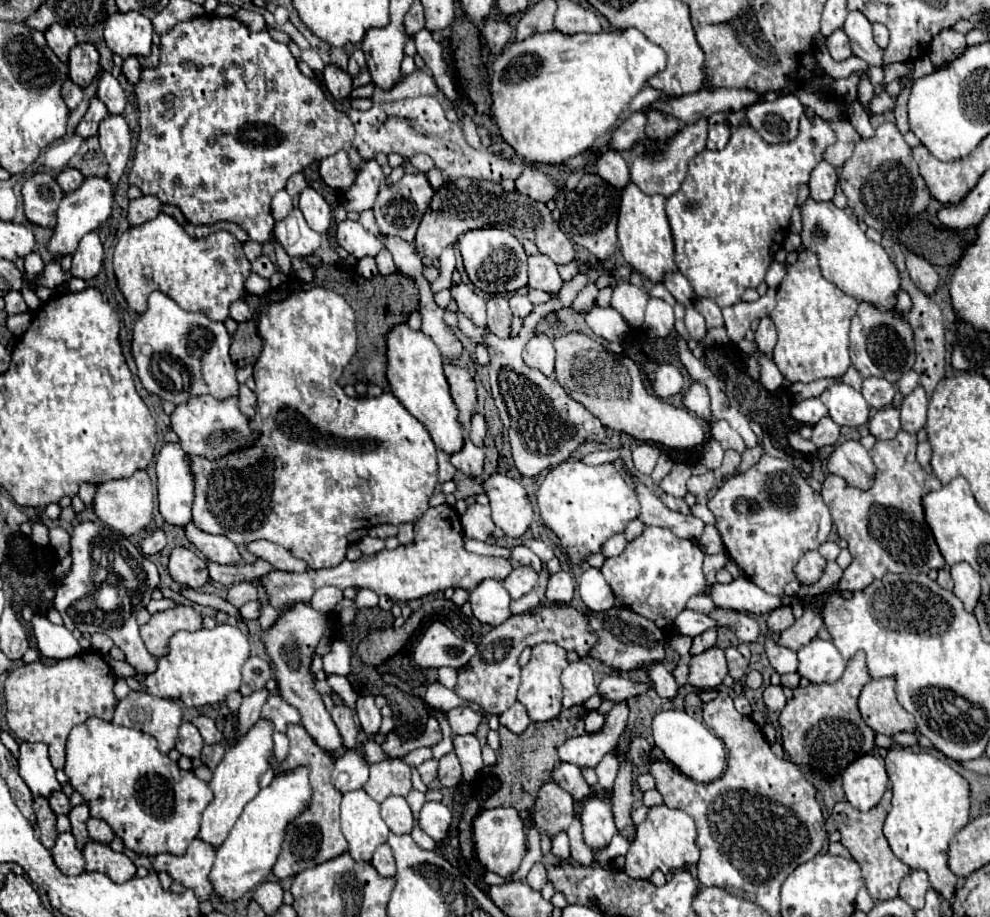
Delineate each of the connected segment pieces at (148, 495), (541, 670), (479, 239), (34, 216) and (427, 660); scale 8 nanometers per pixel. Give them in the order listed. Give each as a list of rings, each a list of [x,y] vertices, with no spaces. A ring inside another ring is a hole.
[[[135,471],[129,479],[111,479],[97,485],[93,509],[105,525],[127,537],[143,531],[153,521],[153,487],[147,471]]]
[[[541,643],[533,647],[531,661],[521,669],[521,685],[517,699],[525,705],[531,721],[555,719],[561,711],[561,671],[567,667],[567,651],[555,643]]]
[[[497,227],[467,231],[459,239],[459,249],[463,265],[475,287],[487,293],[513,293],[527,285],[527,255],[523,245],[509,231]]]
[[[37,173],[23,185],[23,207],[31,223],[39,227],[55,227],[57,205],[63,199],[63,191],[55,177],[47,173]]]
[[[435,621],[415,647],[415,663],[425,669],[453,667],[459,669],[475,655],[477,645],[457,637],[445,623]]]

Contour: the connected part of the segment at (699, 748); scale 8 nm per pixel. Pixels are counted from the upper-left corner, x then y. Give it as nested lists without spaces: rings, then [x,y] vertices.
[[[661,711],[653,719],[653,739],[655,745],[665,753],[665,757],[687,777],[709,783],[717,777],[721,777],[725,769],[725,747],[719,737],[715,737],[701,721],[695,721],[685,711]]]

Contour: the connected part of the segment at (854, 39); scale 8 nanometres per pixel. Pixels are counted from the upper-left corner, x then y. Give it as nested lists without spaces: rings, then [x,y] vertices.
[[[849,11],[843,29],[845,29],[845,33],[851,41],[851,49],[857,57],[867,61],[869,65],[875,65],[875,67],[881,67],[881,69],[885,67],[883,49],[873,41],[871,23],[861,11]]]

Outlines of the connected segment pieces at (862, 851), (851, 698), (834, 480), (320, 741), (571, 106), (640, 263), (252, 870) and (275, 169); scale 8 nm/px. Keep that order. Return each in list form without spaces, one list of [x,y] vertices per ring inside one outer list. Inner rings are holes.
[[[887,789],[883,799],[879,801],[879,805],[875,805],[871,811],[863,813],[859,809],[851,807],[849,801],[841,801],[841,803],[837,803],[833,807],[833,813],[831,813],[833,819],[835,819],[835,825],[837,825],[839,833],[841,833],[841,843],[849,849],[851,857],[855,861],[859,861],[859,865],[861,865],[865,887],[867,887],[869,895],[873,897],[873,901],[887,901],[887,899],[897,897],[899,881],[911,871],[905,863],[901,863],[893,855],[891,847],[889,847],[889,843],[887,843],[887,839],[883,835],[883,821],[885,821],[887,813],[889,813],[889,807],[891,807],[891,791]]]
[[[859,651],[849,659],[843,677],[835,683],[821,683],[809,687],[795,687],[793,697],[787,699],[785,709],[779,713],[779,729],[783,739],[783,759],[803,769],[819,771],[823,777],[833,777],[849,763],[867,755],[875,747],[875,731],[861,719],[857,699],[861,689],[871,681],[865,665],[865,653]],[[829,719],[839,719],[851,727],[821,727]]]
[[[899,431],[897,437],[893,437],[889,441],[877,441],[873,445],[873,449],[869,451],[877,471],[871,479],[871,487],[865,491],[857,489],[857,487],[849,487],[847,481],[837,475],[825,477],[823,491],[821,491],[823,501],[825,501],[825,505],[829,505],[829,511],[831,511],[839,537],[849,543],[849,551],[853,555],[853,563],[845,569],[843,579],[837,585],[833,585],[831,589],[853,593],[853,591],[865,589],[869,583],[873,583],[875,579],[881,579],[887,573],[927,573],[929,569],[945,567],[945,559],[925,521],[925,513],[923,513],[923,505],[921,505],[921,499],[925,493],[941,489],[941,481],[921,469],[921,465],[915,459],[915,447],[917,447],[917,439],[915,439],[915,435],[909,435],[907,431]]]
[[[297,603],[295,607],[283,611],[283,615],[277,619],[277,623],[263,635],[263,641],[265,641],[267,653],[271,657],[271,663],[275,665],[275,679],[279,683],[281,697],[289,705],[299,709],[301,725],[311,735],[311,739],[323,751],[327,751],[333,759],[337,759],[337,755],[341,755],[341,751],[347,751],[347,747],[343,745],[341,733],[337,731],[329,711],[325,709],[323,701],[321,701],[321,695],[313,687],[313,675],[309,671],[311,657],[313,657],[315,647],[317,647],[319,639],[323,637],[323,633],[325,633],[325,617],[323,617],[323,613],[315,611],[311,605]]]
[[[613,29],[601,33],[565,35],[561,31],[547,31],[531,35],[525,41],[509,43],[493,65],[491,97],[493,115],[503,139],[527,161],[565,163],[567,159],[589,149],[597,137],[605,135],[617,117],[629,107],[631,99],[647,85],[647,81],[661,73],[667,65],[667,55],[661,47],[651,43],[639,29]]]
[[[629,183],[621,197],[619,211],[619,245],[625,261],[639,273],[643,273],[651,283],[661,283],[665,271],[677,271],[673,261],[673,239],[669,219],[665,215],[665,197],[663,195],[645,195],[635,183]]]
[[[275,767],[275,779],[269,787],[261,789],[243,809],[229,837],[217,849],[215,865],[211,871],[211,881],[219,897],[225,901],[239,899],[253,887],[257,887],[265,875],[273,869],[285,835],[285,827],[305,811],[311,801],[311,785],[309,785],[309,767],[295,767],[291,771],[281,773]]]
[[[203,15],[185,23],[177,23],[169,33],[161,35],[161,61],[159,67],[155,69],[143,69],[141,71],[141,81],[135,85],[137,93],[137,105],[139,105],[139,143],[135,149],[135,159],[133,159],[133,169],[129,173],[129,183],[137,185],[143,195],[155,195],[161,203],[175,203],[183,215],[187,217],[189,223],[193,225],[213,225],[217,221],[233,221],[241,225],[249,233],[249,241],[257,243],[267,243],[271,241],[271,231],[275,225],[275,219],[271,217],[271,199],[273,195],[285,187],[287,179],[305,167],[309,167],[313,161],[321,161],[329,155],[335,155],[343,147],[347,147],[353,141],[355,129],[353,123],[349,121],[347,113],[335,109],[333,101],[329,101],[323,93],[323,89],[309,77],[305,77],[297,61],[293,59],[289,47],[285,43],[277,43],[271,39],[267,31],[253,33],[249,31],[239,19],[233,17],[217,17],[217,15]]]

